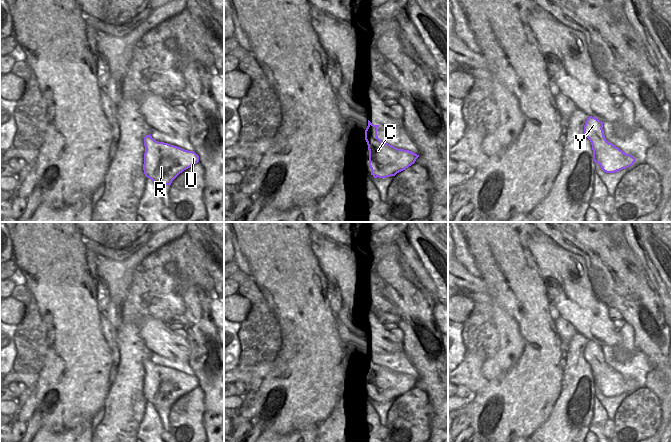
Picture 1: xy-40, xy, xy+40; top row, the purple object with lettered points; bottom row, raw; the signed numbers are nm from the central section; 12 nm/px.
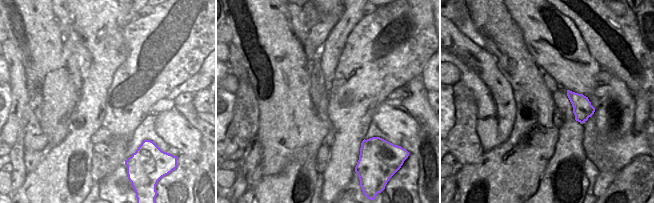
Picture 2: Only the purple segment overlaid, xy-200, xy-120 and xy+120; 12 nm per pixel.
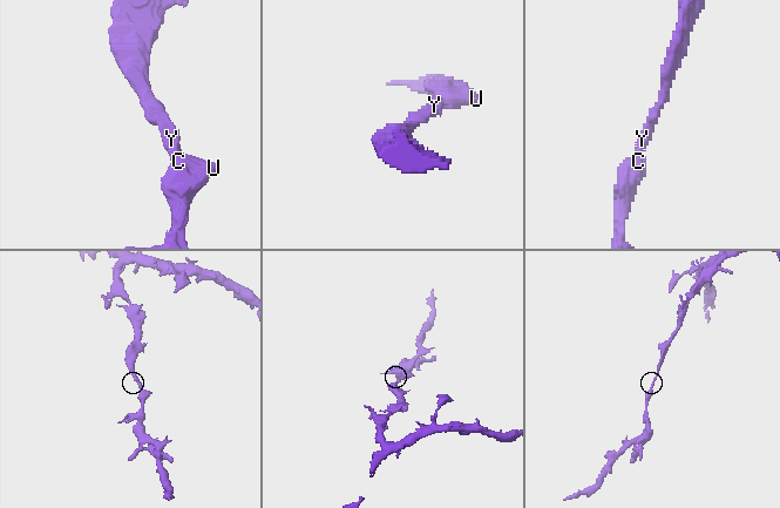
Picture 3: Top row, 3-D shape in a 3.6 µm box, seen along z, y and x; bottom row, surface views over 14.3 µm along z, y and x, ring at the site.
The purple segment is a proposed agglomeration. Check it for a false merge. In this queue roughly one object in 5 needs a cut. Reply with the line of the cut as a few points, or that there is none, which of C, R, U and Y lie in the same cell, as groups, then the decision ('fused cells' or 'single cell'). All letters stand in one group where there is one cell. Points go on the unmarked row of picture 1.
no cut | C R U Y | single cell

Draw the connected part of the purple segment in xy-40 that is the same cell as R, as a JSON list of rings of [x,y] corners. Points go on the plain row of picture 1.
[[[151,358],[144,361],[144,370],[144,398],[157,412],[160,409],[170,410],[180,397],[199,386],[194,375],[158,366]]]

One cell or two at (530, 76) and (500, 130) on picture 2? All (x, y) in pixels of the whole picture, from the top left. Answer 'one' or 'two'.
two

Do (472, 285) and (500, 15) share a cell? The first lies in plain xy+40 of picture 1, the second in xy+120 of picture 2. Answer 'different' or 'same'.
different

